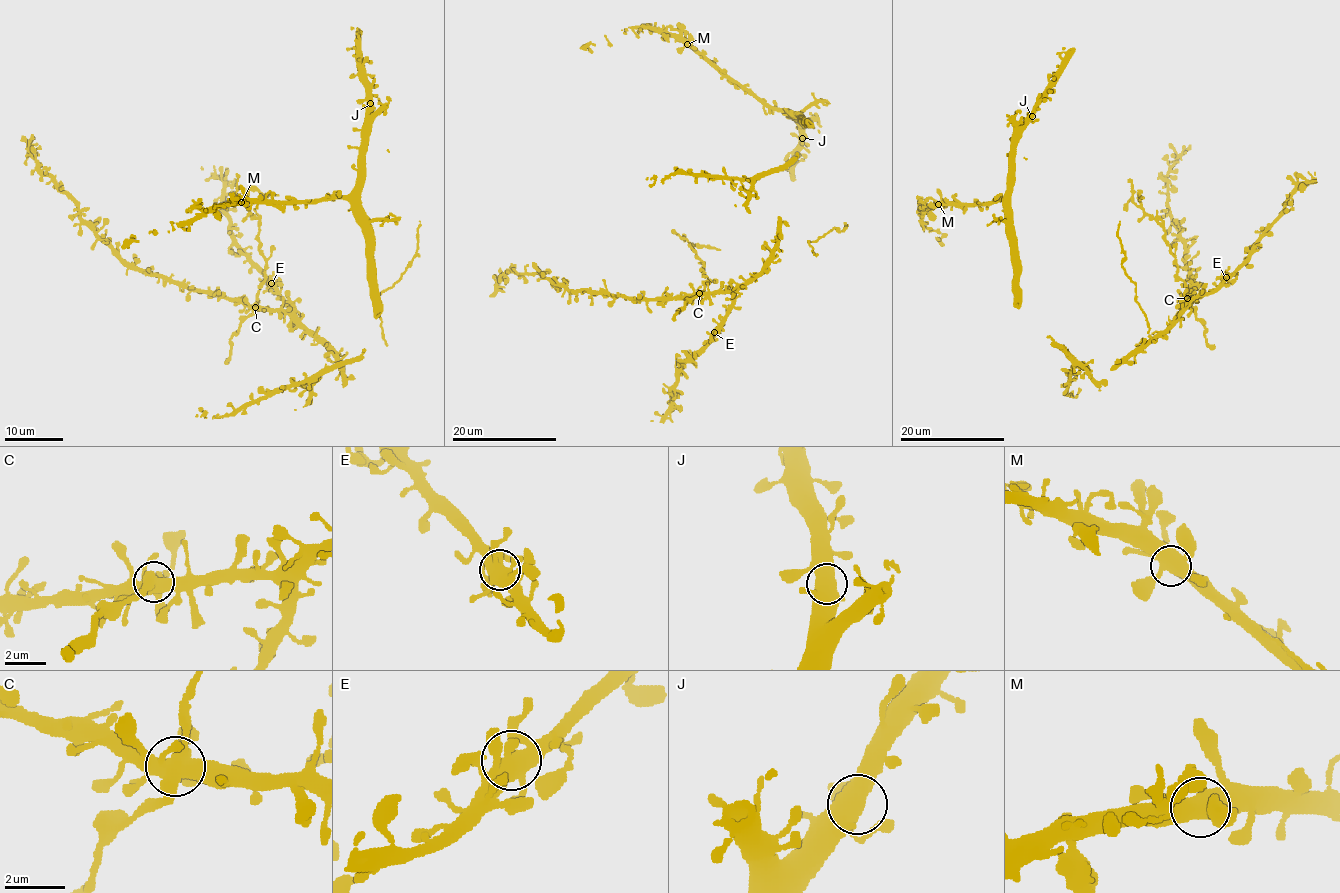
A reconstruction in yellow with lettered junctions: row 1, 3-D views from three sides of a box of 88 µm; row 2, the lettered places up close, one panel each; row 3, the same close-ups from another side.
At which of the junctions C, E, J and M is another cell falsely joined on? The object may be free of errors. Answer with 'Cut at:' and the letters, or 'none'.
Cut at: C

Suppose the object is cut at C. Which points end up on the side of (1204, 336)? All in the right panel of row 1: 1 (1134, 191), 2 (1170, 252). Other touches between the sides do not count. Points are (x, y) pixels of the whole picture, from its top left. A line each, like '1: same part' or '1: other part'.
1: same part
2: same part

